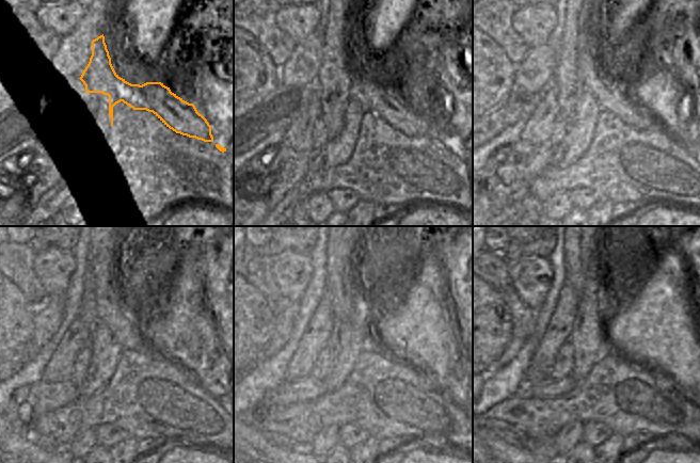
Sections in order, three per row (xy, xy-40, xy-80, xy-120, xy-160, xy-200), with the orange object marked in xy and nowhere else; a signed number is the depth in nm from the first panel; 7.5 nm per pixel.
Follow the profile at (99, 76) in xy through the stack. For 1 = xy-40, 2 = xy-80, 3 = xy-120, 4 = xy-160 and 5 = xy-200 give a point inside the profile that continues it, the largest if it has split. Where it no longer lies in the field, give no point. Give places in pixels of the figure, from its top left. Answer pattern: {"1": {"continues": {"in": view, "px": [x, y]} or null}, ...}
{"1": {"continues": {"in": "xy-40", "px": [388, 100]}}, "2": {"continues": {"in": "xy-80", "px": [578, 66]}}, "3": {"continues": {"in": "xy-120", "px": [111, 309]}}, "4": {"continues": {"in": "xy-160", "px": [353, 305]}}, "5": {"continues": {"in": "xy-200", "px": [603, 304]}}}

